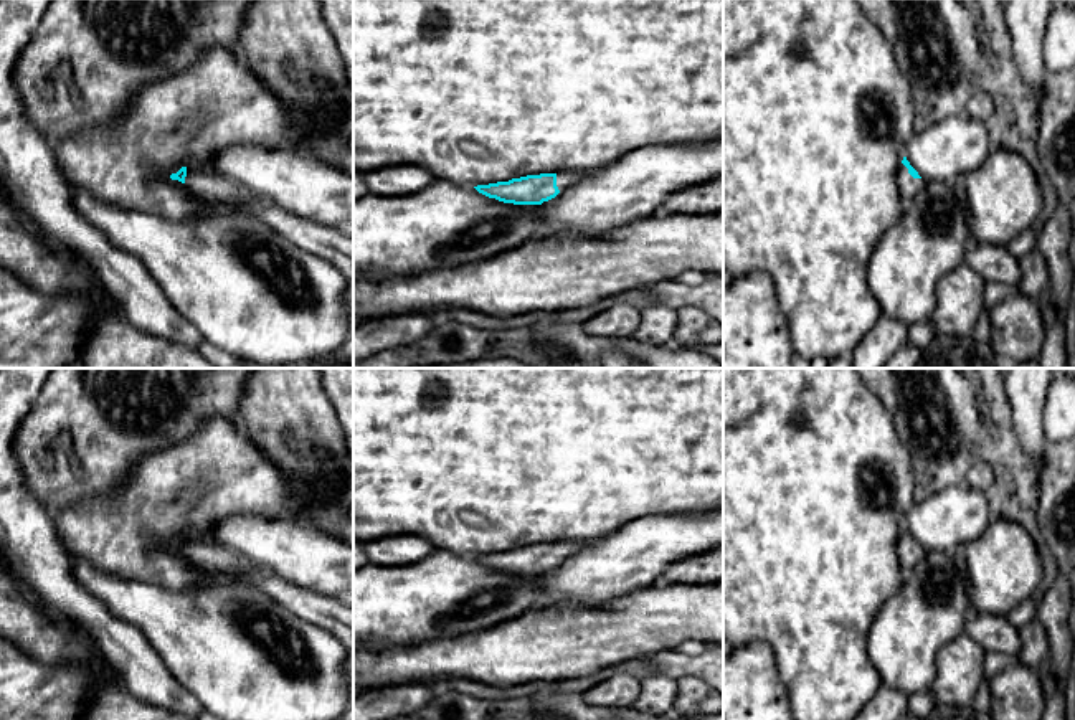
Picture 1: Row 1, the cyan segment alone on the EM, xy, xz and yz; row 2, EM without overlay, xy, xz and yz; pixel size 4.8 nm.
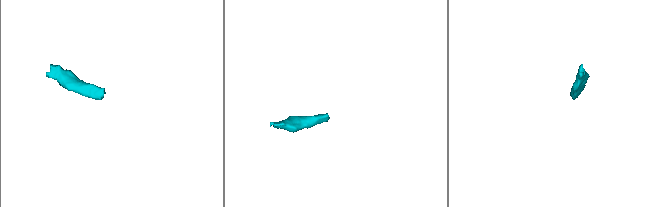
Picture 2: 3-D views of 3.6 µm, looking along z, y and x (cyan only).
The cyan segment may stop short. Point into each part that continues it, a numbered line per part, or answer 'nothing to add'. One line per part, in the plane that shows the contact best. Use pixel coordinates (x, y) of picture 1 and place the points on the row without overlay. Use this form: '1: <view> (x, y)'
1: yz (909, 557)

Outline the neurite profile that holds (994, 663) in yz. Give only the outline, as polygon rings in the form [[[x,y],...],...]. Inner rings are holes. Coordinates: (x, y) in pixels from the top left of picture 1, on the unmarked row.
[[[986,652],[984,657],[984,677],[992,679],[996,674],[1014,664],[1014,657],[1002,652]]]

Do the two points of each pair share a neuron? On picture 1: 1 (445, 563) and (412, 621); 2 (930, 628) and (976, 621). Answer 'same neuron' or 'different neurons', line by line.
1: same neuron
2: different neurons

